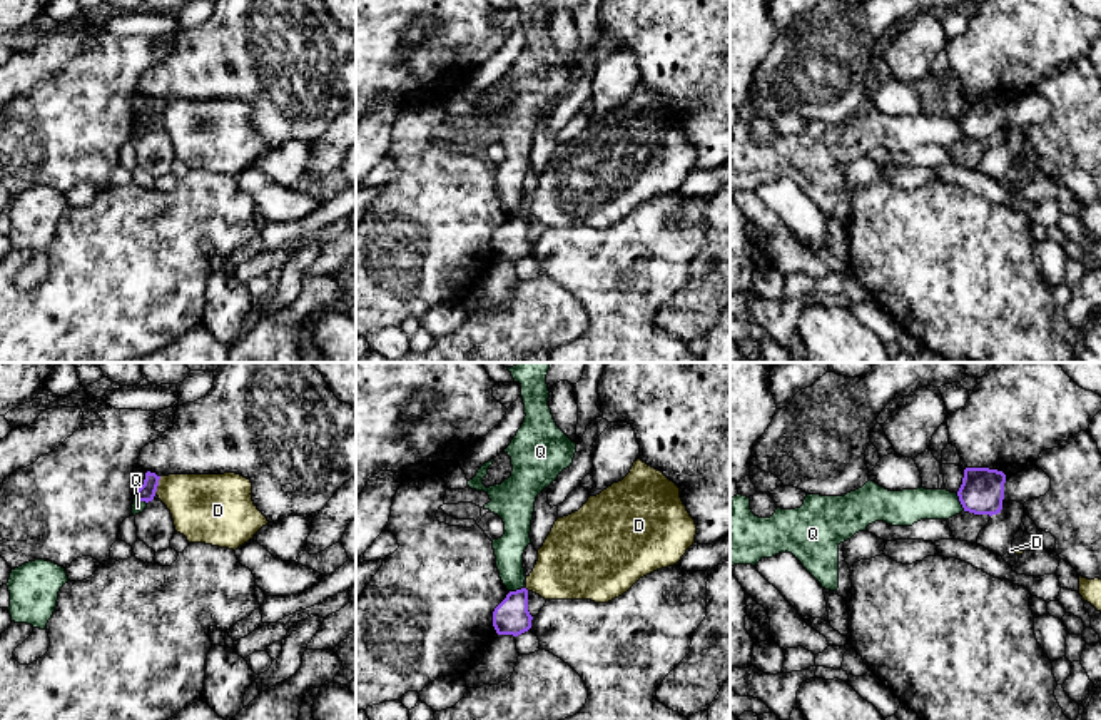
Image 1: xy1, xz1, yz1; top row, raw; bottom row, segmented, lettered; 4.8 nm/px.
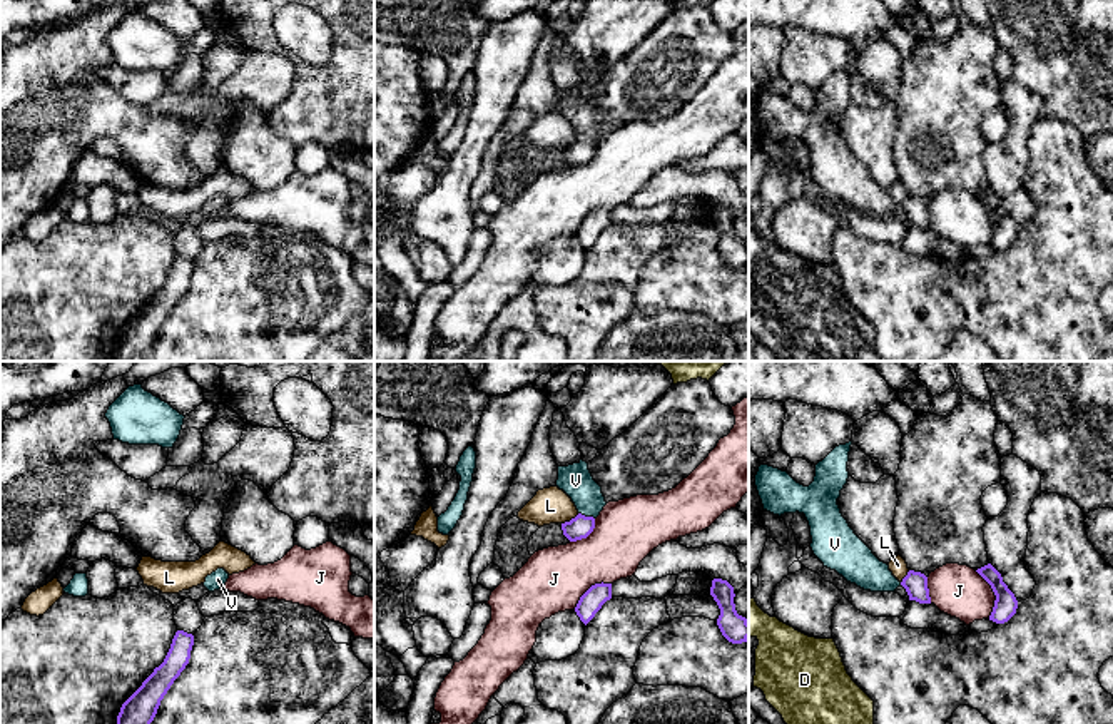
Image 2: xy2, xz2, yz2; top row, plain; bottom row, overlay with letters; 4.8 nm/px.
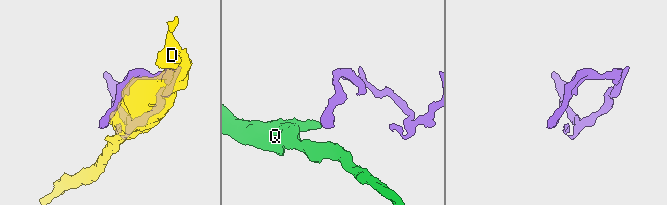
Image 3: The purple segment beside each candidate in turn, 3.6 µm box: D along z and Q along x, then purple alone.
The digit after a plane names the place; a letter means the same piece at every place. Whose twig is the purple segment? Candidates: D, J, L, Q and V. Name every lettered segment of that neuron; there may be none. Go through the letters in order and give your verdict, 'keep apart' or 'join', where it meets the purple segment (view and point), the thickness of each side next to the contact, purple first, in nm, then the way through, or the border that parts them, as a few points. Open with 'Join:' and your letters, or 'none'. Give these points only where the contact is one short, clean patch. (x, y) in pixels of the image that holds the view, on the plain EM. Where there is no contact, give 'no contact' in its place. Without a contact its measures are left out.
Join: V
D: keep apart; contact xy1 (157, 111); calibres 80 and 320 nm; border xy1 (161, 102), (154, 119)
J: keep apart; contact yz2 (995, 219); calibres 110 and 260 nm
L: keep apart; contact xz2 (572, 144); calibres 110 and 180 nm; border xz2 (579, 139), (562, 149)
Q: keep apart; contact yz1 (959, 126); calibres 200 and 160 nm; border yz1 (956, 119), (964, 136)
V: join; contact xz2 (587, 142); calibres 110 and 160 nm; way xz2 (580, 152), (587, 142), (587, 121), (575, 106)

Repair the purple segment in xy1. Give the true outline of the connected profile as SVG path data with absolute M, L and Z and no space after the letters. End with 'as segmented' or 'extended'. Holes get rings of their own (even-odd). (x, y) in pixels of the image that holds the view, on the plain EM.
M147 97L144 110L139 115L135 115L135 124L139 127L145 127L145 129L152 127L155 122L157 112L159 112L159 105L160 105L160 102Z; as segmented

